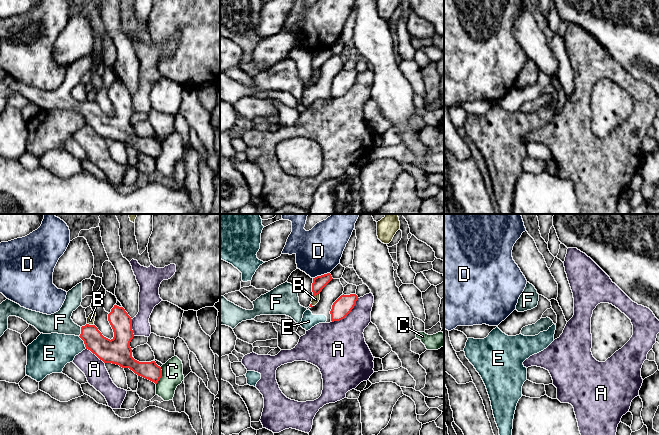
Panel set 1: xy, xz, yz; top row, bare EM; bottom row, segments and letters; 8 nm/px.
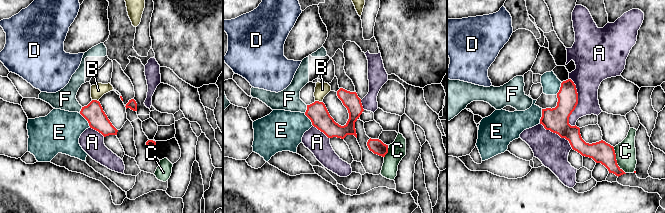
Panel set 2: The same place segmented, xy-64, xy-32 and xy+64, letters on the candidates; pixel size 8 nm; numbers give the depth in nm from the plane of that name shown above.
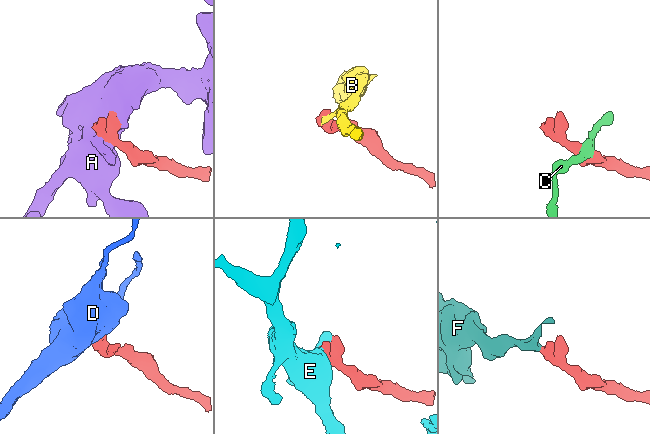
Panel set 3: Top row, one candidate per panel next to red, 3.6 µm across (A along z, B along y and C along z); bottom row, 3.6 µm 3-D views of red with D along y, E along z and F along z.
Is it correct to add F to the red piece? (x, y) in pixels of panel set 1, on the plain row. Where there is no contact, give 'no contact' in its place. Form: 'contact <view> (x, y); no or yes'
contact xy (81, 108); yes

